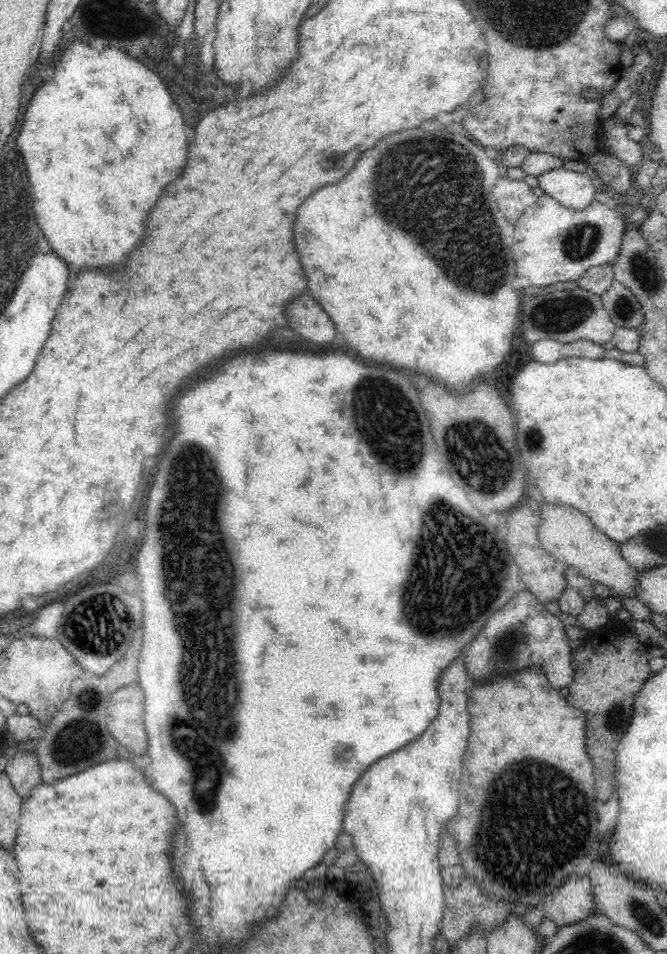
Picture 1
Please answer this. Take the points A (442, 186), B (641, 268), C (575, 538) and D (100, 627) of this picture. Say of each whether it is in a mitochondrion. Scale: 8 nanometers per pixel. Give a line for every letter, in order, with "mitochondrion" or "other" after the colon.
A: mitochondrion
B: mitochondrion
C: other
D: mitochondrion

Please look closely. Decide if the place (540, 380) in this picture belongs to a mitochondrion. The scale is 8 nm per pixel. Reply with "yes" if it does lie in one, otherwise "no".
no

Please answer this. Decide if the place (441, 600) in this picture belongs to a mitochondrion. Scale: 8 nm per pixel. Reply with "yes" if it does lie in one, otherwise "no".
yes

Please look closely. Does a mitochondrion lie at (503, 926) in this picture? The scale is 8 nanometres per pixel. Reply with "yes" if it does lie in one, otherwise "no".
no

